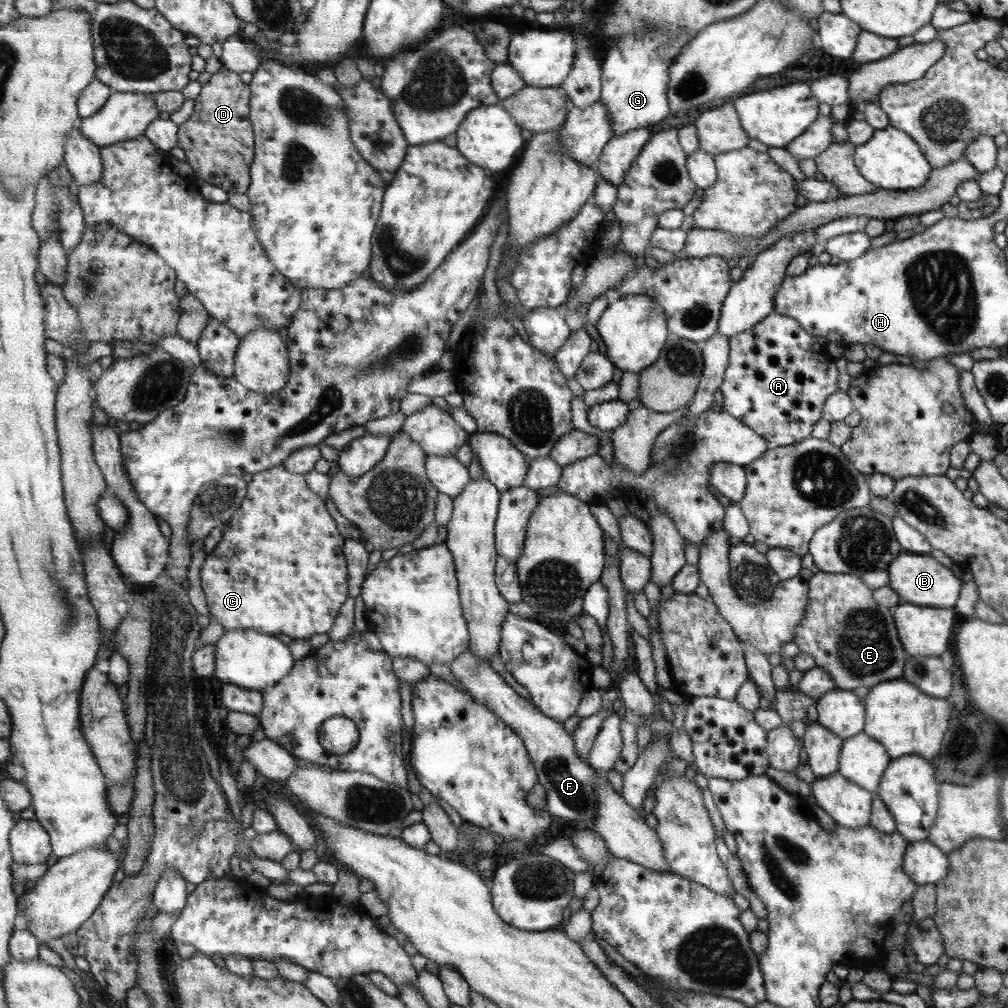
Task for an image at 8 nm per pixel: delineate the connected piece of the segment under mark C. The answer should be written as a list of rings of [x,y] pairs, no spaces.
[[[282,465],[273,466],[260,473],[251,475],[251,480],[247,483],[247,490],[239,508],[230,517],[228,522],[221,526],[221,541],[213,548],[211,552],[205,554],[205,561],[201,564],[199,576],[201,577],[201,589],[205,594],[205,603],[209,612],[208,617],[213,619],[224,630],[233,629],[253,629],[261,631],[263,634],[285,634],[293,640],[296,638],[308,639],[313,634],[325,634],[331,628],[331,624],[337,616],[337,610],[347,599],[347,578],[348,570],[345,570],[346,559],[343,558],[344,552],[341,552],[343,538],[339,536],[335,522],[329,518],[325,506],[321,504],[321,498],[313,494],[307,484],[303,474],[293,474],[292,471],[285,470]]]

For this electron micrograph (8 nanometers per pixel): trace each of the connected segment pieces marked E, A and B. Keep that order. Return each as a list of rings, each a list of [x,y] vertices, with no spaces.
[[[818,571],[812,574],[807,587],[808,608],[797,624],[792,642],[799,653],[813,658],[815,667],[832,676],[837,689],[870,688],[901,676],[905,652],[897,640],[891,610],[876,602],[873,590],[861,578]]]
[[[769,313],[764,321],[728,338],[728,364],[719,385],[722,394],[722,410],[740,419],[745,426],[756,431],[768,443],[768,448],[787,446],[811,436],[813,425],[823,418],[825,401],[837,392],[837,370],[825,348],[817,344],[795,319],[779,313]]]
[[[900,553],[887,568],[888,588],[891,588],[902,602],[929,608],[954,608],[963,588],[963,582],[953,576],[949,567],[941,566],[930,554],[915,555]]]

